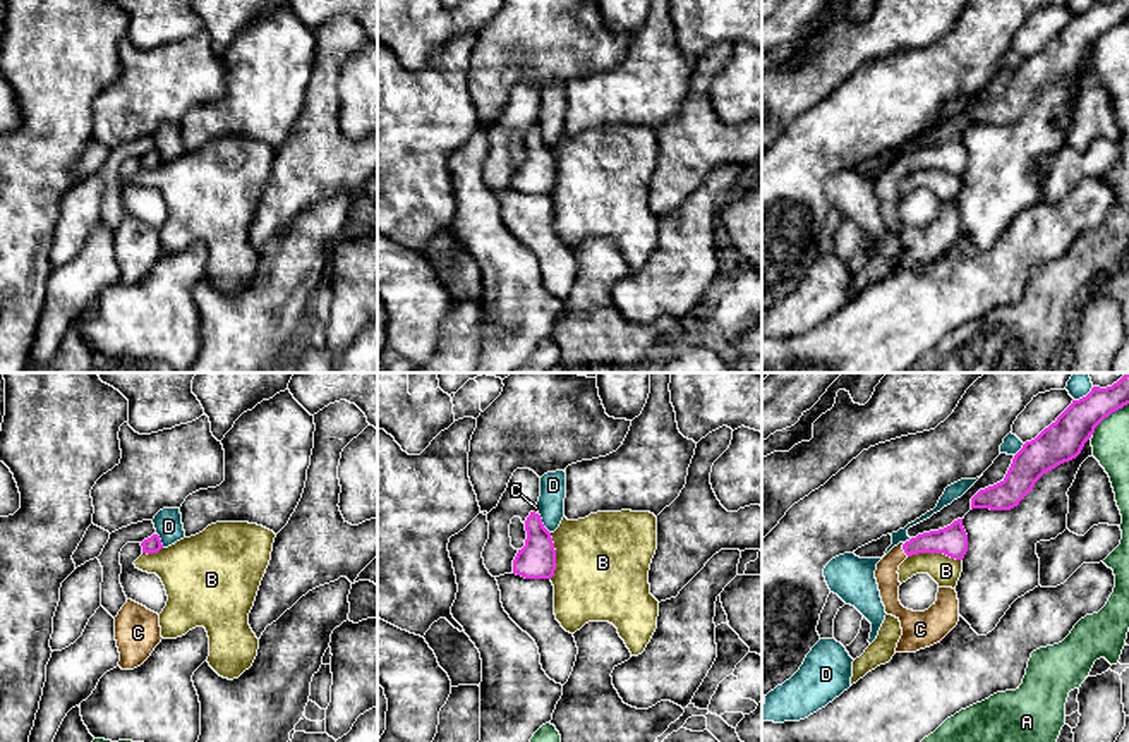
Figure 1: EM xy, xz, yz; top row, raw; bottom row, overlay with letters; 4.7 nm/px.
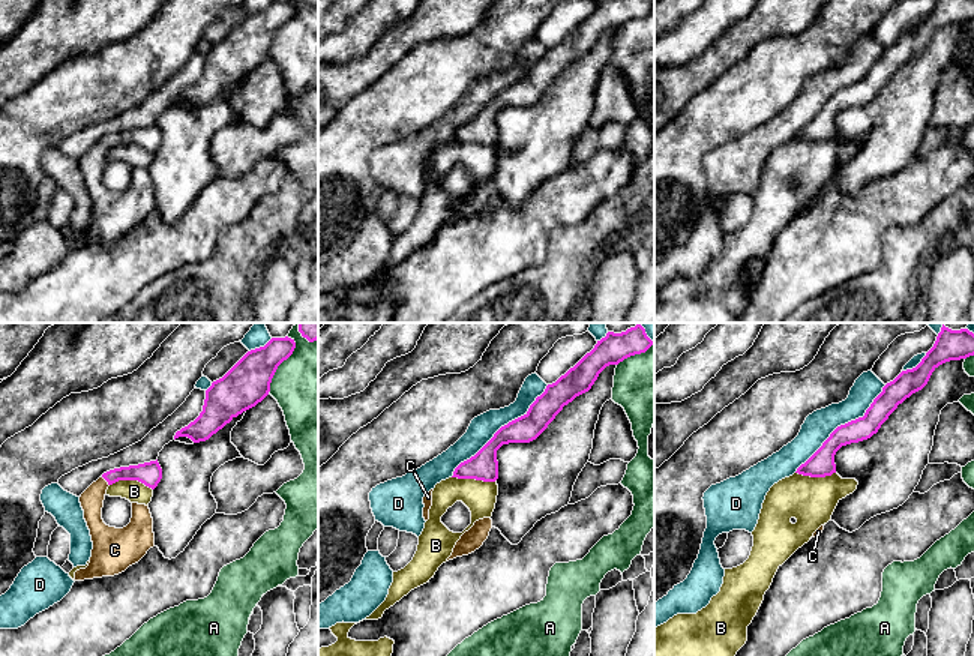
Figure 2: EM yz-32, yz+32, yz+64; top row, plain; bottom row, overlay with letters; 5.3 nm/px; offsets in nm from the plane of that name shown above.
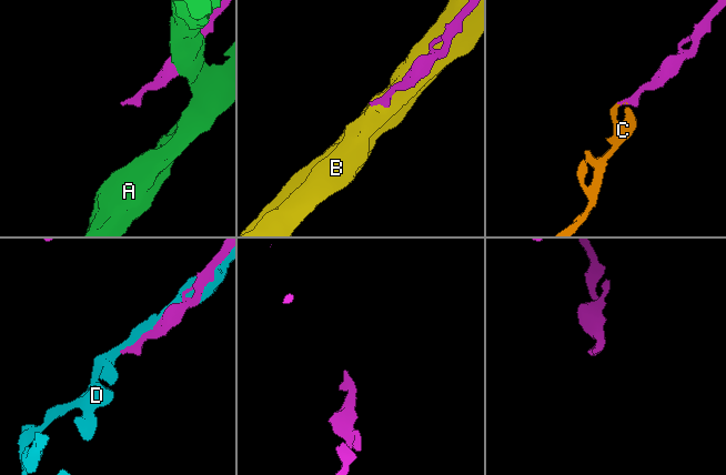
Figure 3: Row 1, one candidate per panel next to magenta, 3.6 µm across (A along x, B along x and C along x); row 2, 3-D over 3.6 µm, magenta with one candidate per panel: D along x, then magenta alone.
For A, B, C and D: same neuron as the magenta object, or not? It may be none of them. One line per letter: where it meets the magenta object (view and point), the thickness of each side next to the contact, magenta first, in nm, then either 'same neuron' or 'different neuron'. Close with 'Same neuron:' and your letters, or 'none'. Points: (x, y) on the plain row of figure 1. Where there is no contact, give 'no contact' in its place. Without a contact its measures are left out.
A: yz (1109, 30) | 190/180 nm | different neuron
B: yz (935, 167) | 140/140 nm | different neuron
C: yz (903, 164) | 140/110 nm | same neuron
D: xz (543, 139) | 180/130 nm | different neuron
Same neuron: C

